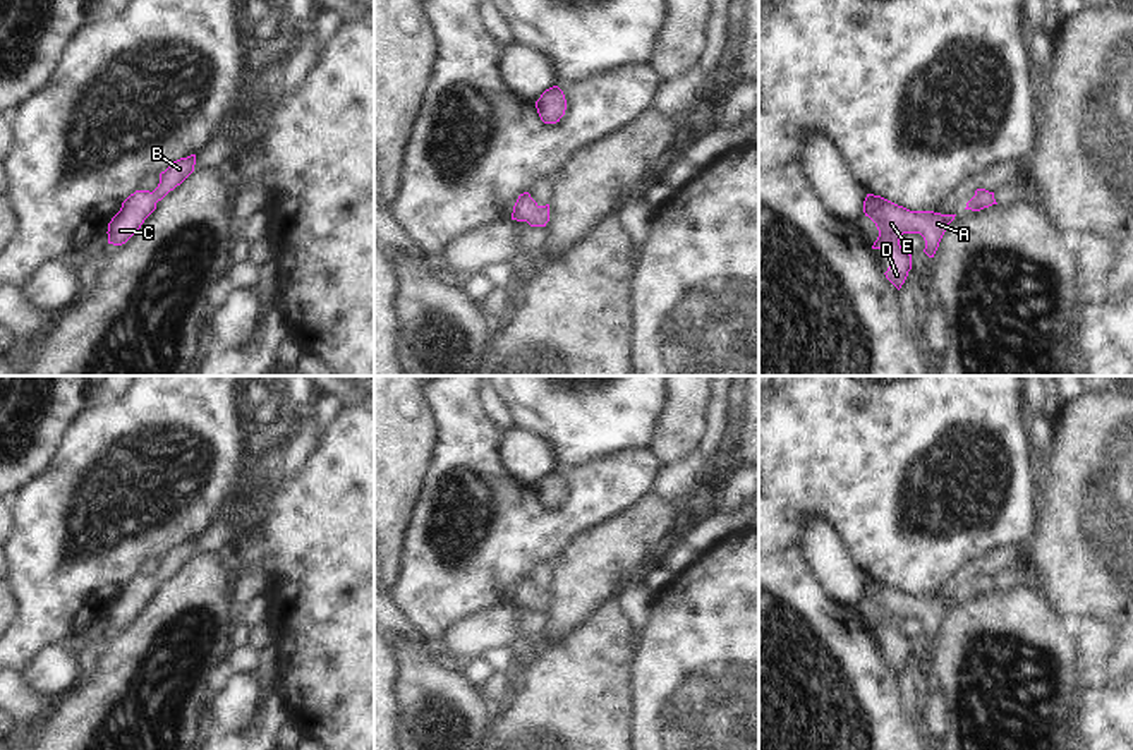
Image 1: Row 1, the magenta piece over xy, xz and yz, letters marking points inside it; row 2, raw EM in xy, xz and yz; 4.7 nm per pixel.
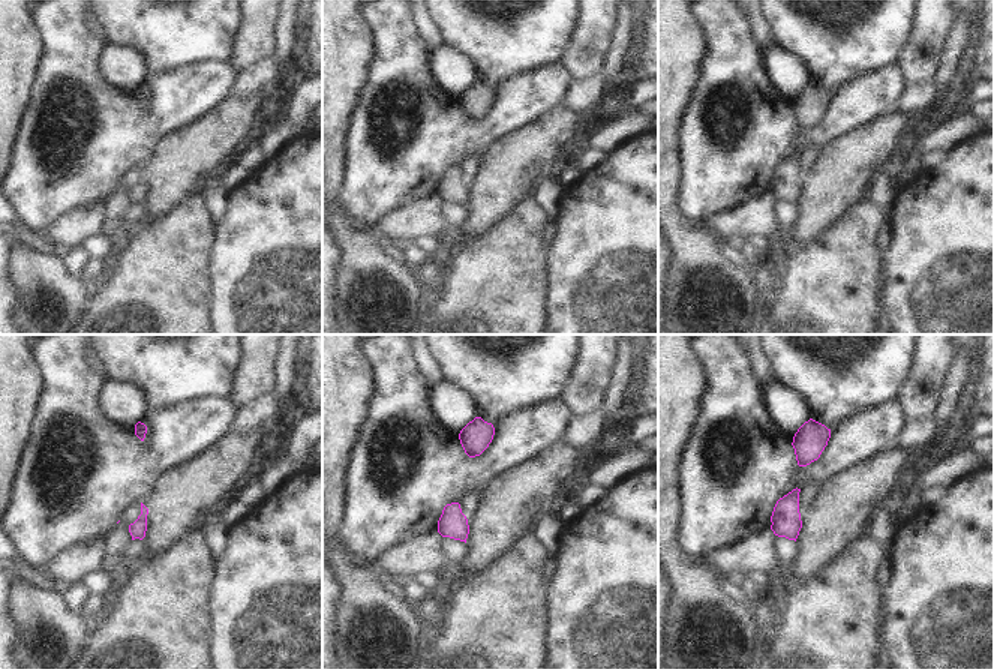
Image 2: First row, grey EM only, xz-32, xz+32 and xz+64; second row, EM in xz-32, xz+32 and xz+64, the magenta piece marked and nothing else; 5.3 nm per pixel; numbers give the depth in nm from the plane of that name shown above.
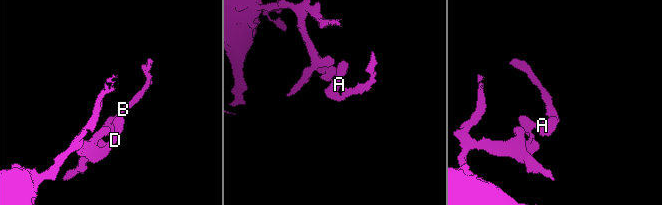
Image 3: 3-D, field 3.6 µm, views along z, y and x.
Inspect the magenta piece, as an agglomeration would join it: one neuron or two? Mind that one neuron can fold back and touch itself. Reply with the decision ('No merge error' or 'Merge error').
No merge error

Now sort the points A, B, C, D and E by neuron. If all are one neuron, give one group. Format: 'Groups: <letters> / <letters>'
Groups: A B C D E

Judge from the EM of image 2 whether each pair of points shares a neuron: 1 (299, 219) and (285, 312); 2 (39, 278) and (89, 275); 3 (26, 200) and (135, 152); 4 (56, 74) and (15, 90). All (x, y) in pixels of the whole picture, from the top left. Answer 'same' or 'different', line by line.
1: same
2: different
3: same
4: different

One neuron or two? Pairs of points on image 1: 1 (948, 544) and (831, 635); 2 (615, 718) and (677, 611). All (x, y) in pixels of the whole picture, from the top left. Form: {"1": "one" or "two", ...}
{"1": "two", "2": "two"}

